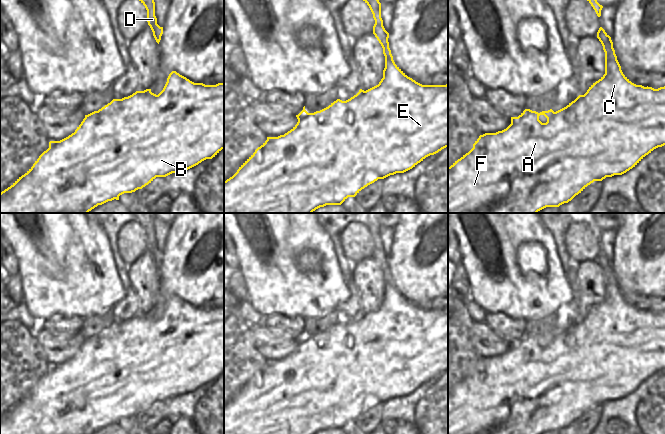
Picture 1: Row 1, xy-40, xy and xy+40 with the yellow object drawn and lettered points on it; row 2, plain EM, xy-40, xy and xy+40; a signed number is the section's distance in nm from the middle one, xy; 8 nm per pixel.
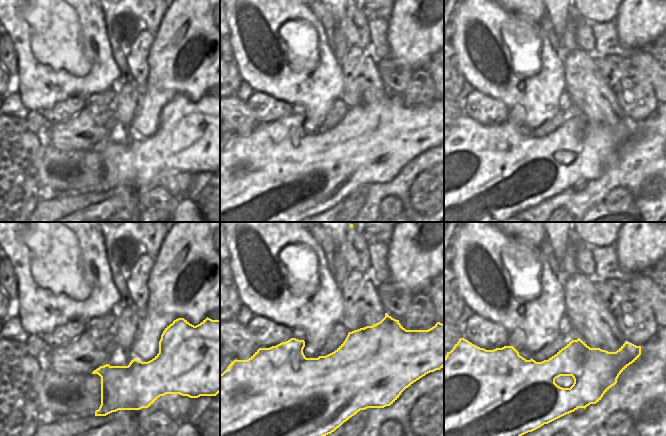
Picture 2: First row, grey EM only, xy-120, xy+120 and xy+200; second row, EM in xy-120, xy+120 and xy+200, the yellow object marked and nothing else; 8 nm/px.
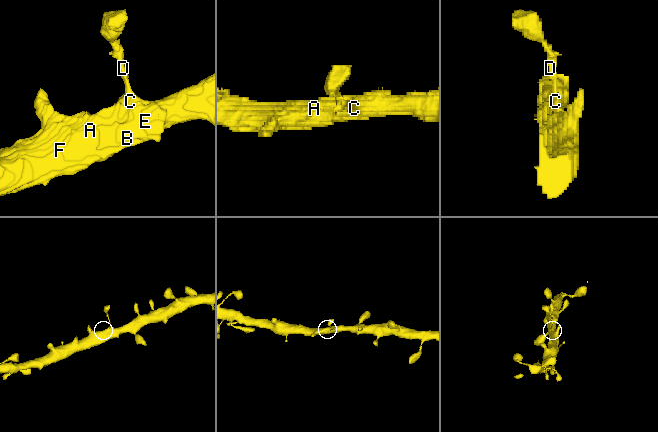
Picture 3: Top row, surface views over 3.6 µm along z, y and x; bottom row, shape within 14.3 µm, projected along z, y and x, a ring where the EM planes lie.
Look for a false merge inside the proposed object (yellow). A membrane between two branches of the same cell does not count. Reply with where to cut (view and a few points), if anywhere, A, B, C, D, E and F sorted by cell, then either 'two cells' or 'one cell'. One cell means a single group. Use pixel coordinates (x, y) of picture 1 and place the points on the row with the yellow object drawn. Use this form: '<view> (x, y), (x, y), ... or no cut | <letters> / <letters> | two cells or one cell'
no cut | A B C D E F | one cell

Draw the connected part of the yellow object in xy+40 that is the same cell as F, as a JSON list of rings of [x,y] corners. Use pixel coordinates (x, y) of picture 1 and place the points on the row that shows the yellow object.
[[[600,27],[597,38],[605,52],[605,74],[593,83],[584,95],[579,95],[566,107],[554,112],[552,109],[540,113],[525,109],[518,117],[511,117],[511,124],[496,133],[480,135],[473,148],[448,167],[448,213],[537,213],[546,207],[559,207],[571,201],[594,181],[622,175],[635,167],[654,149],[665,145],[665,86],[658,89],[632,83],[622,72],[611,37]]]

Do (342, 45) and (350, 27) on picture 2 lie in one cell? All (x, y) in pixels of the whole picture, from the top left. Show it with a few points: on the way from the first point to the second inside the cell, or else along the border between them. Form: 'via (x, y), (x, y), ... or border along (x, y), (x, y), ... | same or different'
border along (343, 16), (339, 23), (339, 28), (349, 45) | different

